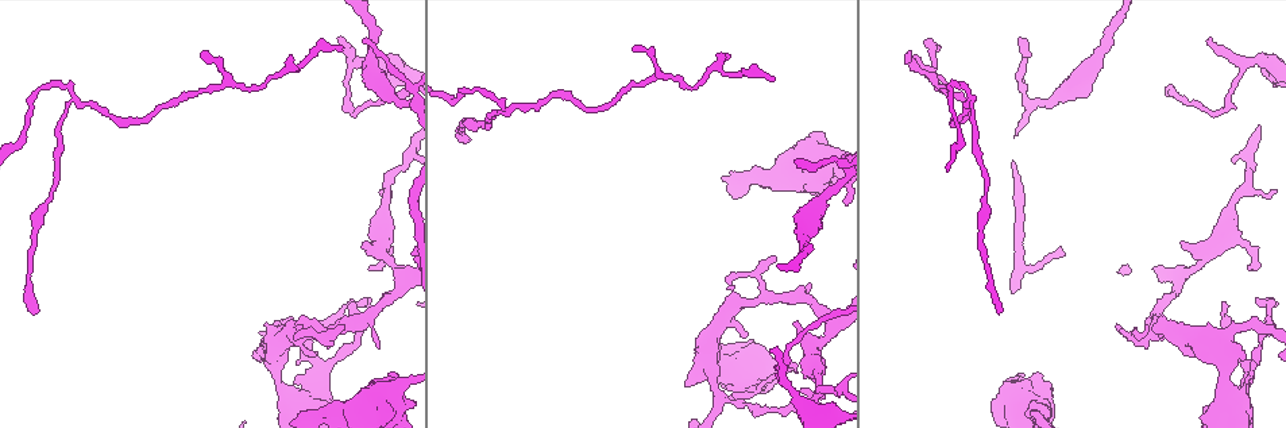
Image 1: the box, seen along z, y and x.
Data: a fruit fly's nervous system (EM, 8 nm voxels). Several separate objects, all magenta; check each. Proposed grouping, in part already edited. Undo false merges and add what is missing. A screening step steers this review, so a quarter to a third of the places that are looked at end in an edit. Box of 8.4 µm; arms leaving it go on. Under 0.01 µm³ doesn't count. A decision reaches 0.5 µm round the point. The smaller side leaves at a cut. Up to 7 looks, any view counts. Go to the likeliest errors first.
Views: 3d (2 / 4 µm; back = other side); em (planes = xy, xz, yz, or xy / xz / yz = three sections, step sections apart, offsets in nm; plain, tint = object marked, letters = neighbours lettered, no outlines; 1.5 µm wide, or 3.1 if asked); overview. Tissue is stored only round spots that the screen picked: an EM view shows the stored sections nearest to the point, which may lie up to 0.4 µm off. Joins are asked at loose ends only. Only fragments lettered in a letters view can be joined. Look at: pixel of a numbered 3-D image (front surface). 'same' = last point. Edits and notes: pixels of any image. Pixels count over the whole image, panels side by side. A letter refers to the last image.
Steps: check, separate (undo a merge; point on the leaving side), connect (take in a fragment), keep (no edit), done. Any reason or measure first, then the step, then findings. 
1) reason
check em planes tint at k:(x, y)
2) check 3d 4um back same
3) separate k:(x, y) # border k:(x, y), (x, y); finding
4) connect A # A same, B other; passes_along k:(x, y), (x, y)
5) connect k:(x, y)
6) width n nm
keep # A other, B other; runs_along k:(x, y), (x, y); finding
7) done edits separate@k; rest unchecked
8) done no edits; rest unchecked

end of a long branch
check em planes tint at 1:(939, 48)

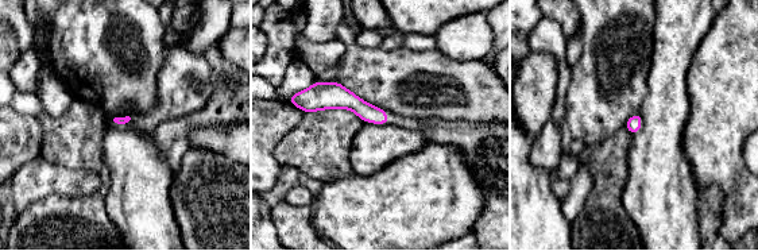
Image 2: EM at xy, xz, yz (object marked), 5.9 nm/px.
see the neighbours
check em planes letters same

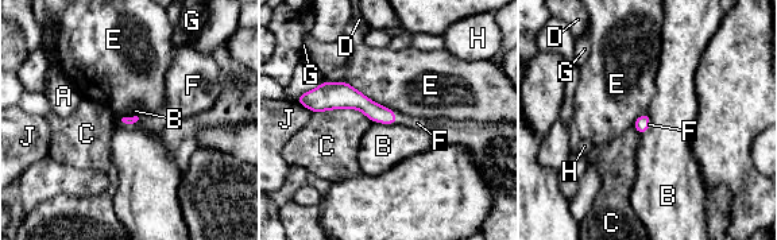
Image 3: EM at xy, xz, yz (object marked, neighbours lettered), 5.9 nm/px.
connect F # A other, B other, C other, D other, E other, F same, G other, H other, J other; passes_along 3:(372, 111), (395, 117), (417, 123); it goes on there

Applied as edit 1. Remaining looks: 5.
check overview

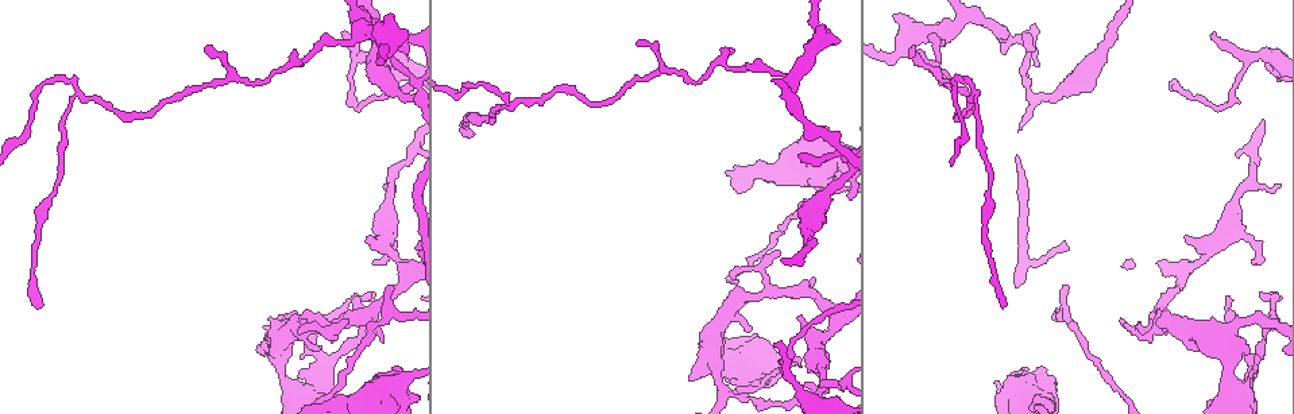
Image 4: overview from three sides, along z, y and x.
thin end
check 3d 2um at 4:(814, 281)

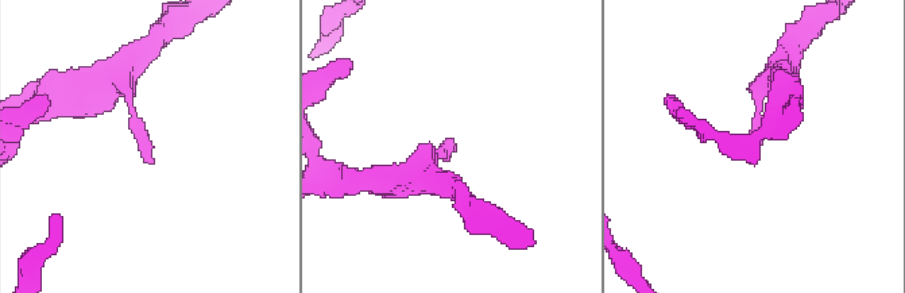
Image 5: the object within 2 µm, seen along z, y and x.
check em planes tint at 5:(451, 148)

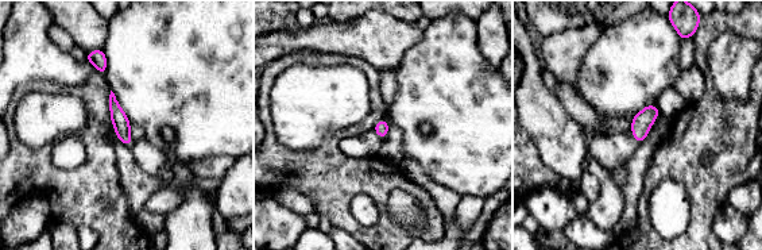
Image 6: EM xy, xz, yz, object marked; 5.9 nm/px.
what lies round it
check em planes letters same

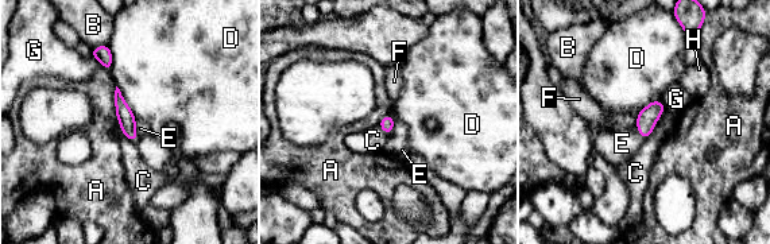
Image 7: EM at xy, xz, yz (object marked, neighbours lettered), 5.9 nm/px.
keep # A other, B other, C other, D other, E other, F other, G other, H other; border 7:(389, 113), (393, 119), (389, 135); none of them fits

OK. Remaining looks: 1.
done edits connect@3; rest unchecked

